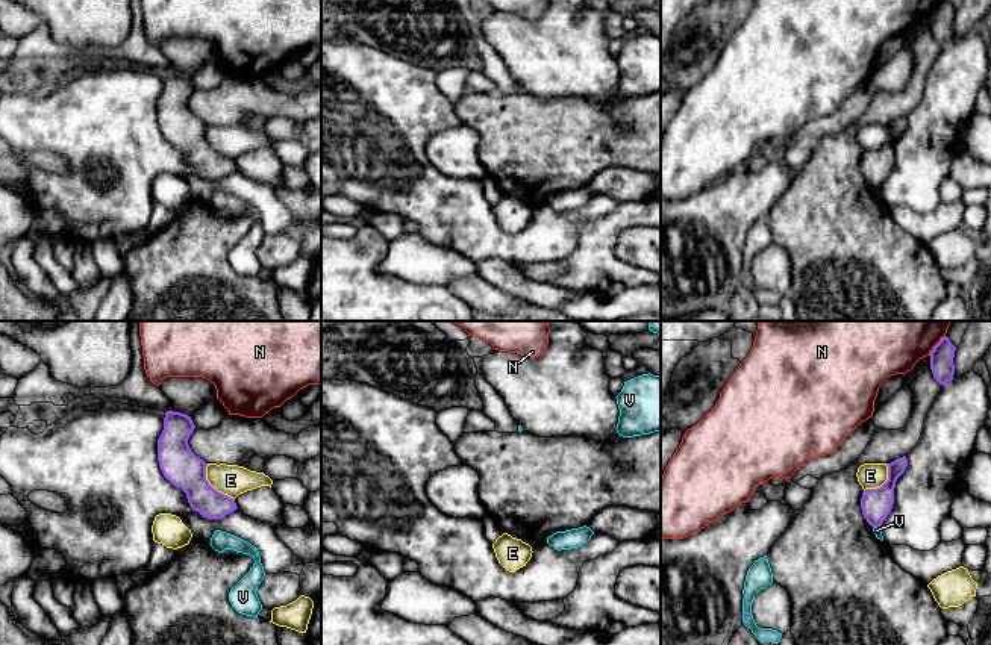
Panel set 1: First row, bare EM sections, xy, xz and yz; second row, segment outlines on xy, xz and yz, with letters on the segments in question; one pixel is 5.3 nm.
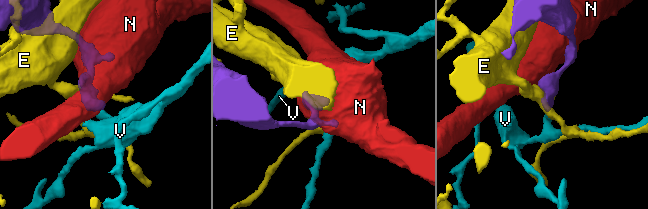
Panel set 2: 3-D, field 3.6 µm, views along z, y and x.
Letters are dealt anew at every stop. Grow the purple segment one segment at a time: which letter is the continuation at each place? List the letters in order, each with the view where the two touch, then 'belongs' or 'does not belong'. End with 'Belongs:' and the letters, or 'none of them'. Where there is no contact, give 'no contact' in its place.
E: meets purple in xy; does not belong
N: meets purple in yz; does not belong
V: meets purple in yz; does not belong
Belongs: none of them

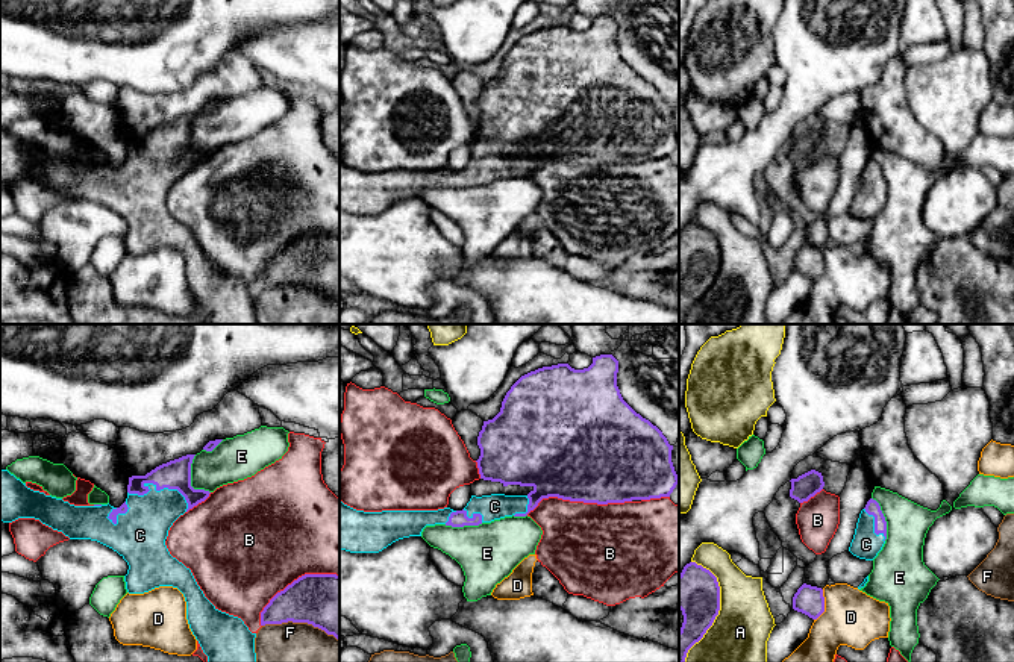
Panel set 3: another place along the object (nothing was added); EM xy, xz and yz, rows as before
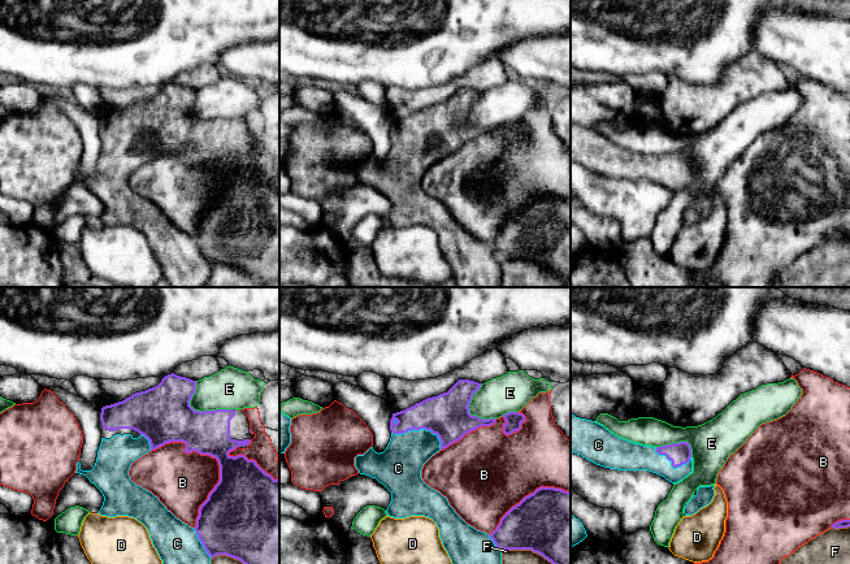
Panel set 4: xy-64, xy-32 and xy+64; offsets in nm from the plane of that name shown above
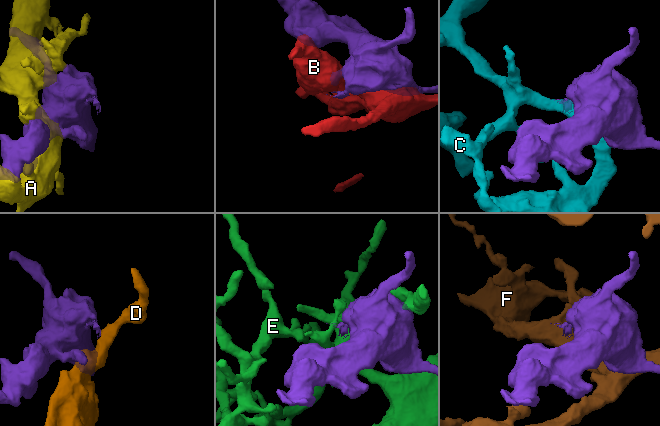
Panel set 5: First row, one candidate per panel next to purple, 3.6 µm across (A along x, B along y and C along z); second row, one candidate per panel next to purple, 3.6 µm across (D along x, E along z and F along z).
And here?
A: meets purple in yz; does not belong
B: meets purple in xz; does not belong
C: meets purple in xy; belongs
D: meets purple in yz; does not belong
E: meets purple in xy; does not belong
F: meets purple in xy; does not belong
Belongs: C

